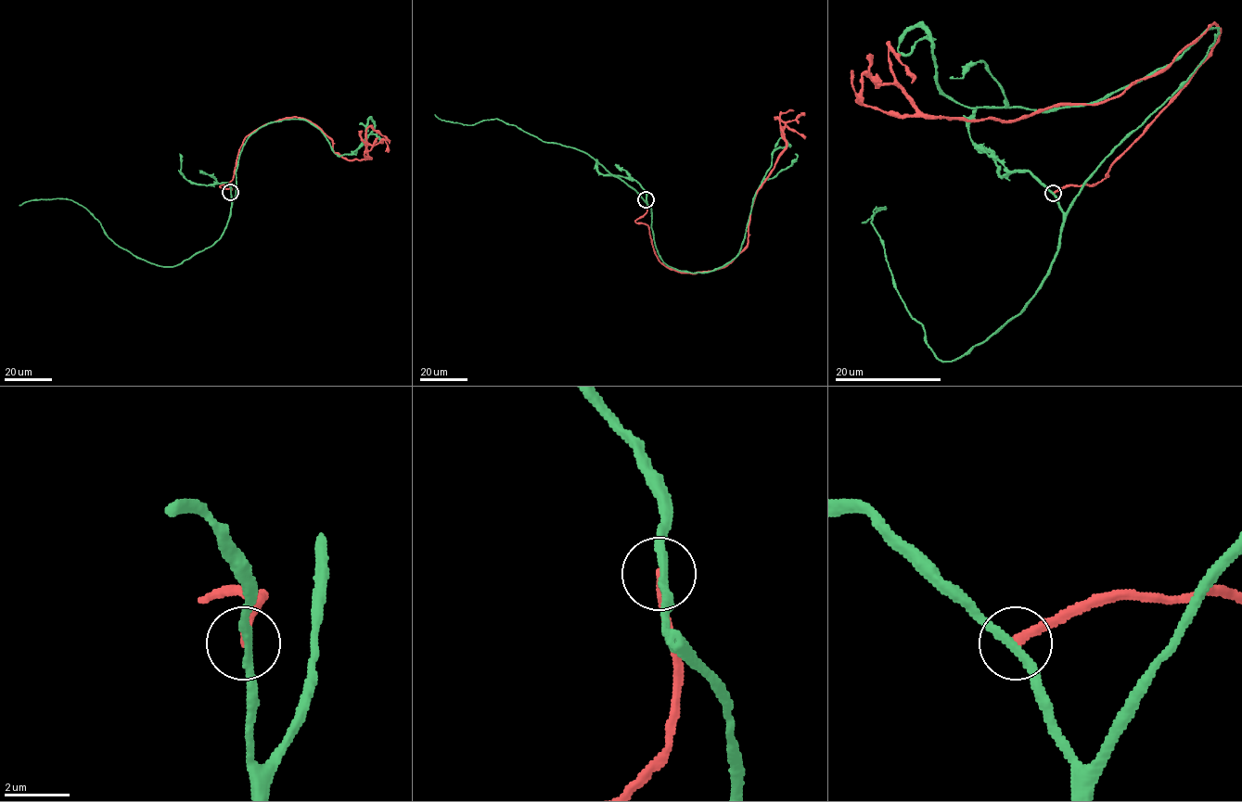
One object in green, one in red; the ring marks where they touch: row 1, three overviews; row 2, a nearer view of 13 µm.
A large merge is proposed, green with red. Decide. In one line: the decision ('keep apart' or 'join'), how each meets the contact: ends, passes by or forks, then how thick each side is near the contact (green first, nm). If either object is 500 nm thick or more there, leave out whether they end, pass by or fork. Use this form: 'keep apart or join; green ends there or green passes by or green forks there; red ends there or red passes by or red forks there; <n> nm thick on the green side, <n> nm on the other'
keep apart; green passes by; red ends there; 240 nm thick on the green side, 280 nm on the other

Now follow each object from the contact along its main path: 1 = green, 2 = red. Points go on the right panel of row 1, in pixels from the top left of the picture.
1: (1053, 193), (1065, 213), (1218, 27), (1094, 102), (1045, 111), (951, 100), (923, 29), (898, 50), (936, 39)
2: (1053, 193), (1106, 176), (1210, 55), (1215, 23), (1115, 96), (1012, 120), (926, 116), (889, 44), (911, 83)

